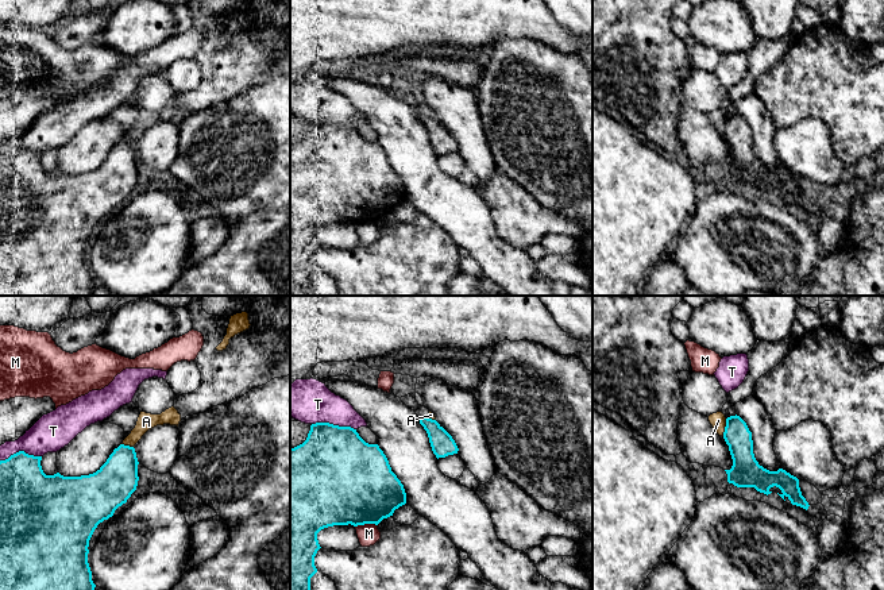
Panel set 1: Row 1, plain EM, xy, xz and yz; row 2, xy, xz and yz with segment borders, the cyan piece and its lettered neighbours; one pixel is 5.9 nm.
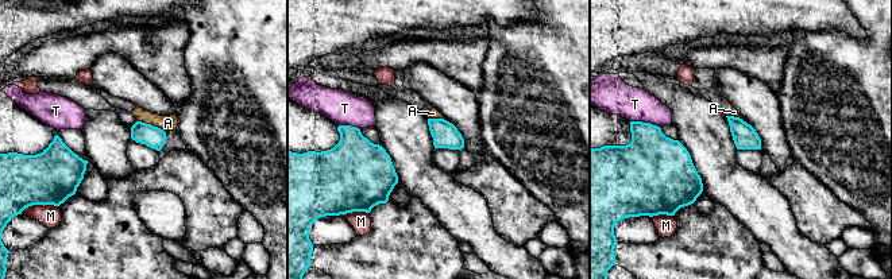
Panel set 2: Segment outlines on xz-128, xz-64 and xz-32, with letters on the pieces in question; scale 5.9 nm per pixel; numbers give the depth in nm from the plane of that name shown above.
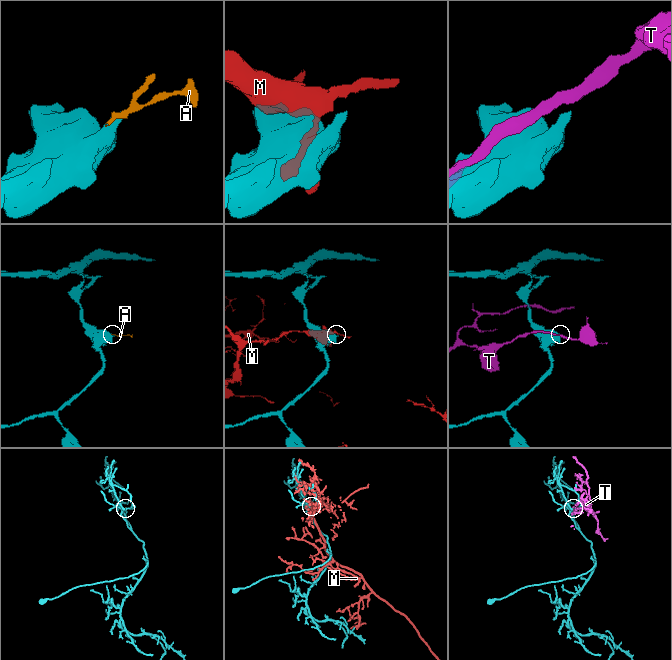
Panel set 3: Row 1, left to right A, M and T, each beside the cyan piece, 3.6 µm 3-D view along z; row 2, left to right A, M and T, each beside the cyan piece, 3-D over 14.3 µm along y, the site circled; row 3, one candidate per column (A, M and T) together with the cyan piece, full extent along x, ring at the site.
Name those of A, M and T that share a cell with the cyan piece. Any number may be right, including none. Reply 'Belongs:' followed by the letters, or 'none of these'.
Belongs: none of these

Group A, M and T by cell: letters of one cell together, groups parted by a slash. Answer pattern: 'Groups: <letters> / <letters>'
Groups: A / M / T

